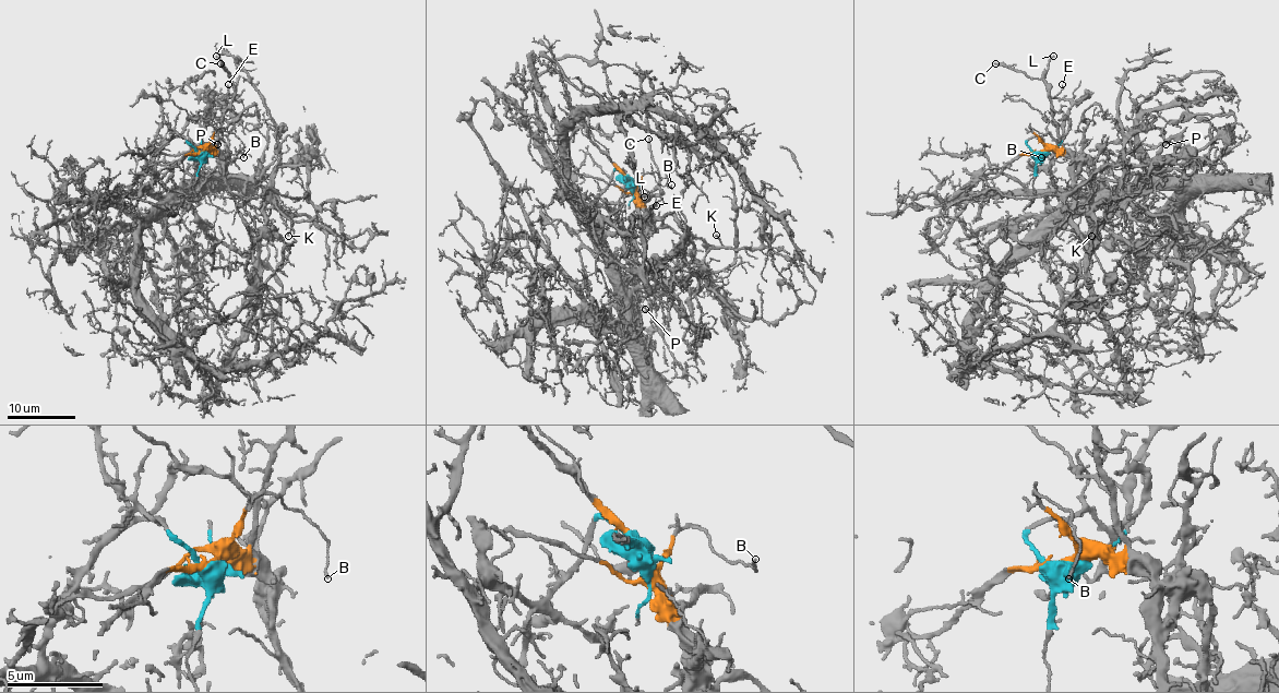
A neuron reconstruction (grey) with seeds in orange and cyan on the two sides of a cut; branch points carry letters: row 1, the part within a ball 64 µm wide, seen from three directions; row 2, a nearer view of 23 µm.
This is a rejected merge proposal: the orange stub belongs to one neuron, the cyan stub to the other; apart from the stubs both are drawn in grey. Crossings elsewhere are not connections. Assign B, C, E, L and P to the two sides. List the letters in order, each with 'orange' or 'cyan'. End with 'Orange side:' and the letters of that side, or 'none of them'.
B: orange
C: orange
E: orange
L: orange
P: cyan
Orange side: B, C, E, L

